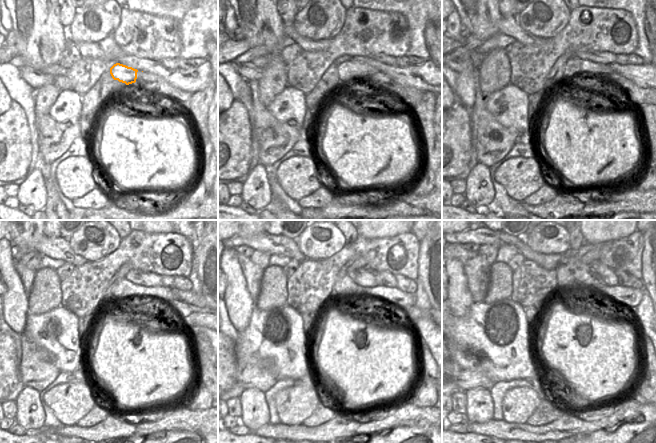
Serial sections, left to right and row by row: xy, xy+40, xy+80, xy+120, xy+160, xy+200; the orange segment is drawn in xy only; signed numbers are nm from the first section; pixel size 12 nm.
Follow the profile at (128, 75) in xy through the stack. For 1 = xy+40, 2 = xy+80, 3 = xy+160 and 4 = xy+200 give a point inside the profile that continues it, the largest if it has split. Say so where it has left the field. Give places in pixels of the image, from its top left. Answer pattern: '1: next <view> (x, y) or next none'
1: next xy+40 (349, 70)
2: next xy+80 (574, 66)
3: next xy+160 (393, 295)
4: next xy+200 (629, 297)

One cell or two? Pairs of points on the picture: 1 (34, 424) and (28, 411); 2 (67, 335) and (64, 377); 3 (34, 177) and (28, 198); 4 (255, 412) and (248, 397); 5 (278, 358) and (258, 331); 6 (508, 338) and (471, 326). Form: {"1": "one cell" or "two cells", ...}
{"1": "one cell", "2": "two cells", "3": "one cell", "4": "one cell", "5": "one cell", "6": "one cell"}

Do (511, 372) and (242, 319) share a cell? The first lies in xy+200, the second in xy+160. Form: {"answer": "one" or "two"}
{"answer": "two"}

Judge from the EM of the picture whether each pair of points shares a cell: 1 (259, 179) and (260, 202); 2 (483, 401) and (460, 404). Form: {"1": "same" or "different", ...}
{"1": "same", "2": "different"}

